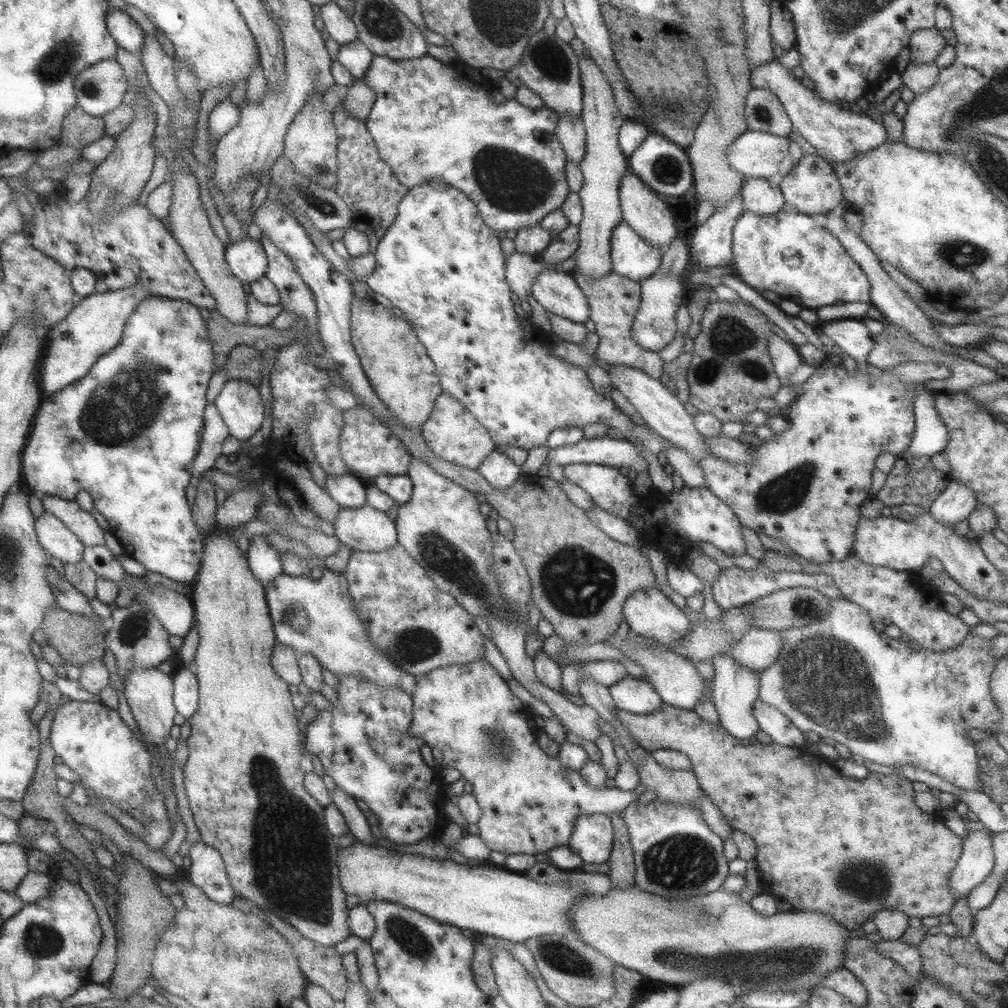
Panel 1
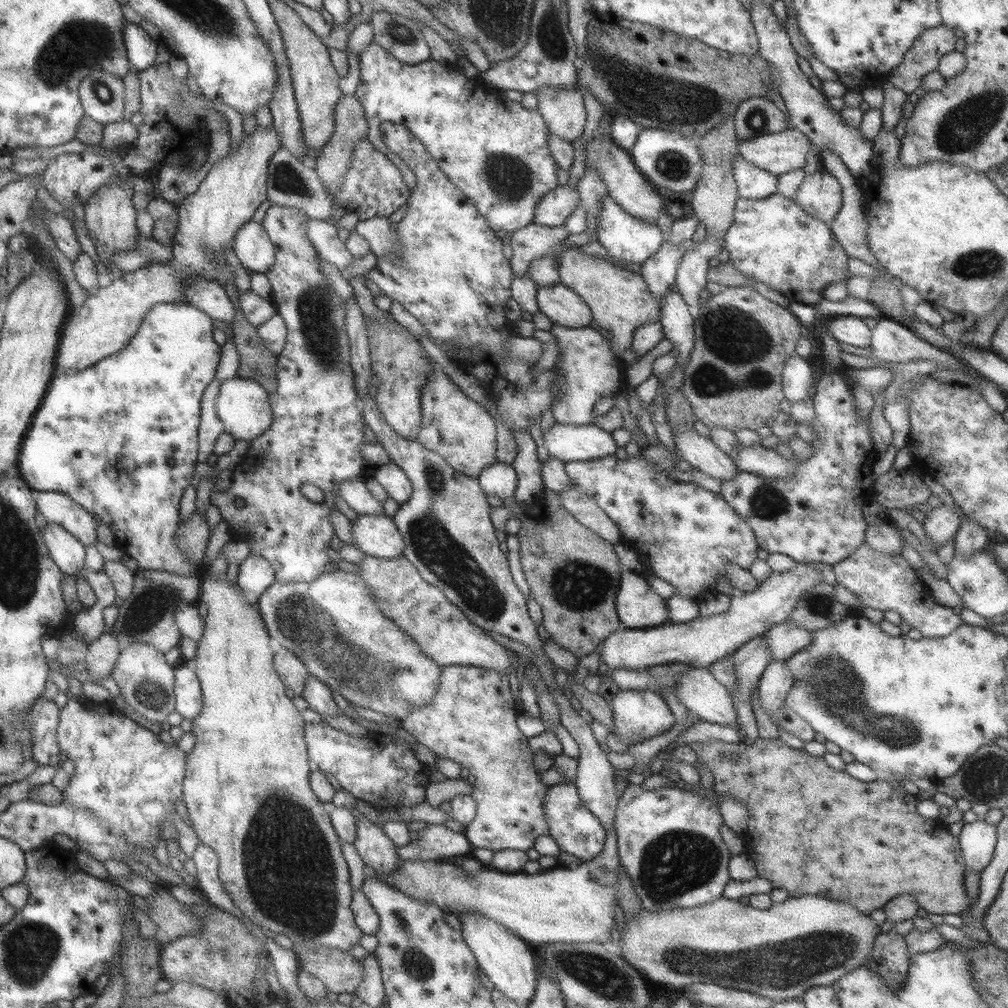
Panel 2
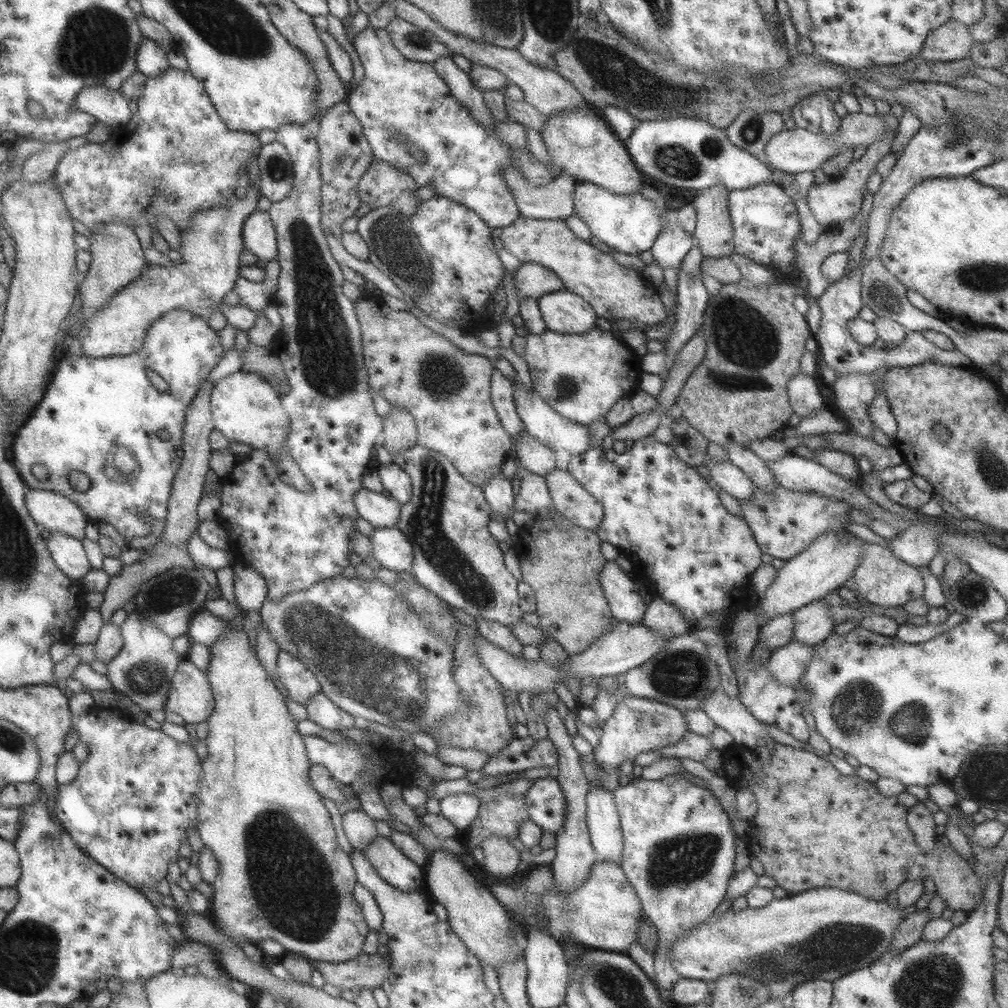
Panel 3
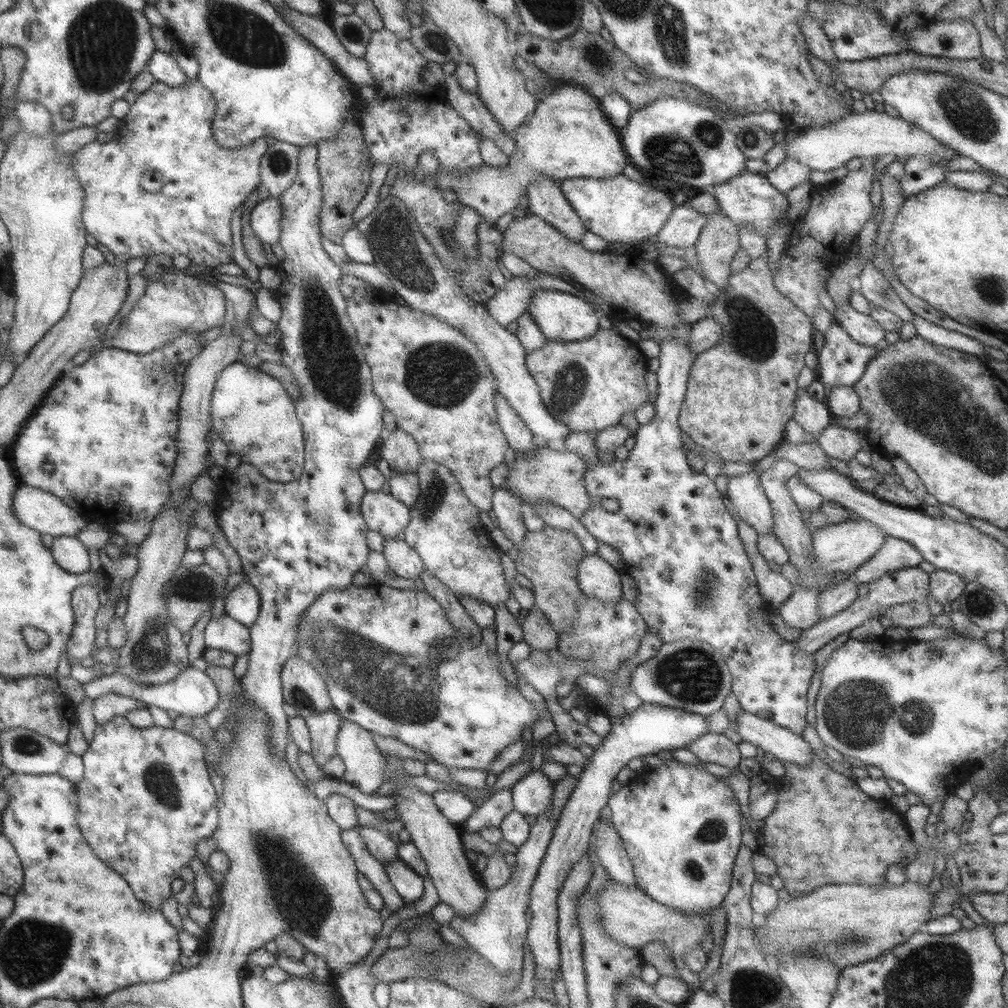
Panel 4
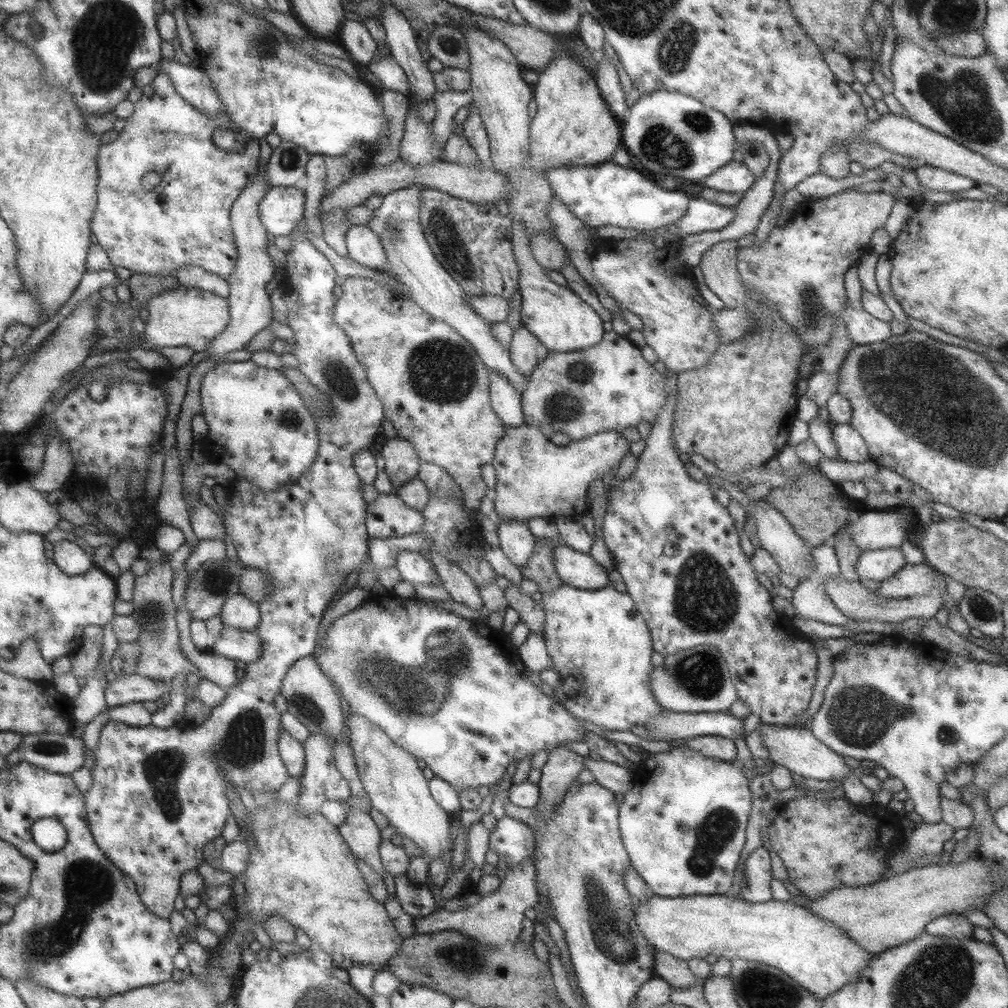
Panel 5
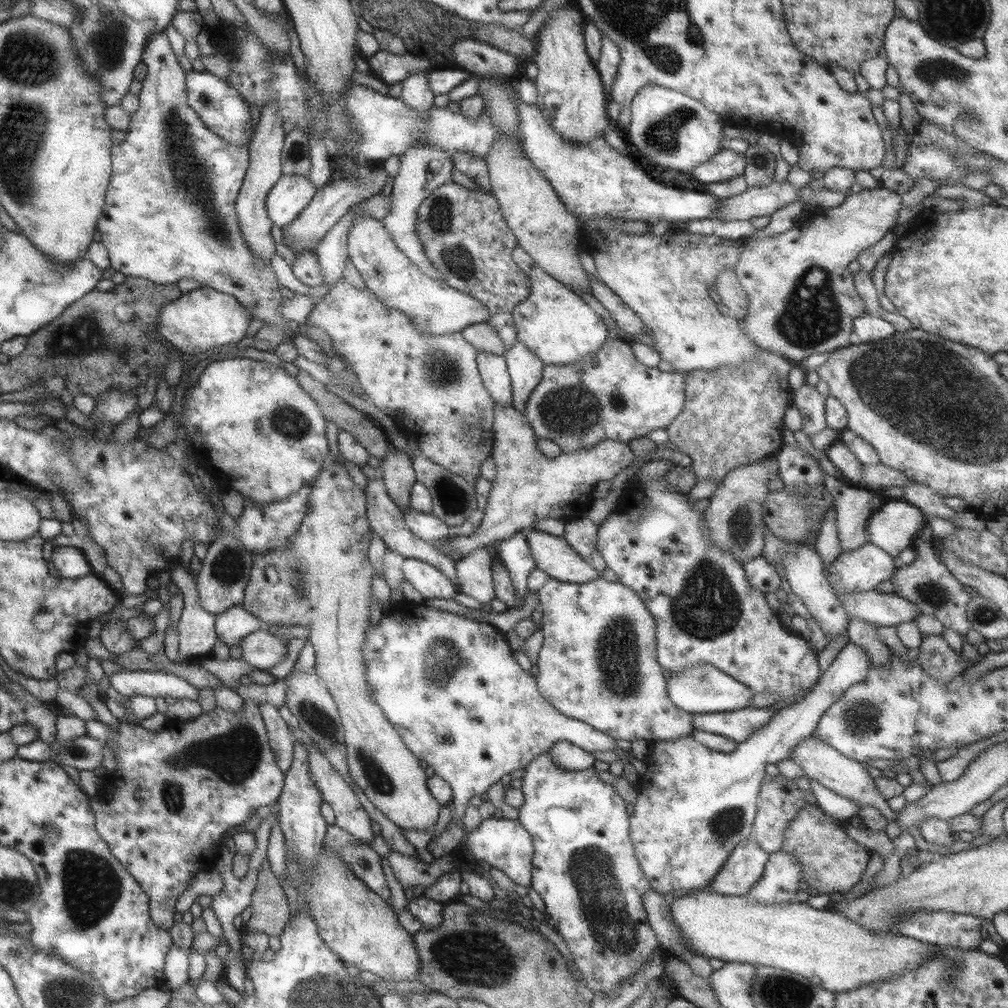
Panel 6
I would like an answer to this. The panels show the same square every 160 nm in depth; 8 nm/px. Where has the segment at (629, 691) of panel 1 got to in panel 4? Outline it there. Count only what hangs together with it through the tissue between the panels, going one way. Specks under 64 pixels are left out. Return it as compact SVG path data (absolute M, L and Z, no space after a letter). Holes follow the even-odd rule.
M644 702L632 714L622 718L613 718L611 731L603 737L602 744L590 757L591 763L584 769L572 790L558 824L555 827L546 855L530 889L530 910L533 912L529 921L527 944L534 956L536 966L535 986L540 983L552 986L561 968L561 953L558 926L558 895L562 891L564 881L570 875L574 865L582 859L586 850L590 849L592 832L598 818L607 810L608 799L612 796L612 785L616 775L632 758L645 758L660 750L675 750L689 746L703 734L708 732L707 716L685 711L680 708L648 704Z

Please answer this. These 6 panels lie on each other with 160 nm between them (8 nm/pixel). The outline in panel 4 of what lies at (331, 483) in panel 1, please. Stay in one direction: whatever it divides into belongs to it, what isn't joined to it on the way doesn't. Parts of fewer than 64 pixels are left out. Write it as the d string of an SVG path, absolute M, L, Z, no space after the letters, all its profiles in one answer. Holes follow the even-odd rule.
M382 491L364 494L361 513L369 530L375 530L385 538L402 537L403 530L411 521L411 508Z

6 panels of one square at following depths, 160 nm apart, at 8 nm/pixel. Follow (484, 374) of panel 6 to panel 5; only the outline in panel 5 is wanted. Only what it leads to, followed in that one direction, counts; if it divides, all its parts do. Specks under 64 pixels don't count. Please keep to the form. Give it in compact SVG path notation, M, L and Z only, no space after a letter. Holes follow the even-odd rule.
M489 370L490 399L494 413L506 427L517 427L525 423L521 392L510 384L510 380L496 370Z

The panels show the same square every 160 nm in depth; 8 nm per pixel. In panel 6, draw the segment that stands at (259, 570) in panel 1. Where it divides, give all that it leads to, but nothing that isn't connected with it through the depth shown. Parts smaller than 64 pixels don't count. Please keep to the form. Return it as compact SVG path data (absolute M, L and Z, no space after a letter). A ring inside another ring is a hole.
M237 604L216 616L215 631L217 639L230 647L240 644L245 636L260 629L262 625L262 620Z

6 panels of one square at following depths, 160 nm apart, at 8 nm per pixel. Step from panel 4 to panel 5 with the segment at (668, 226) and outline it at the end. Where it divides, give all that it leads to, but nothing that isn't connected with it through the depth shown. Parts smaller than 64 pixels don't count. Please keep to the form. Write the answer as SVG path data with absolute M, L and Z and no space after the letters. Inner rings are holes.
M698 196L690 201L686 214L676 223L681 230L680 240L702 231L722 230L733 222L737 205L722 206Z

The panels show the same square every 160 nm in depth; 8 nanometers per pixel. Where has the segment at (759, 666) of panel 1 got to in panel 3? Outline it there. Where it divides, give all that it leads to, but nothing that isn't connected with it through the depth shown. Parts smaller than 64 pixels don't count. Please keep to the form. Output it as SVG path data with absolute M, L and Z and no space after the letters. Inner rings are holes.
M818 599L796 611L792 641L800 641L809 645L822 643L835 627L828 608L829 604L824 599Z

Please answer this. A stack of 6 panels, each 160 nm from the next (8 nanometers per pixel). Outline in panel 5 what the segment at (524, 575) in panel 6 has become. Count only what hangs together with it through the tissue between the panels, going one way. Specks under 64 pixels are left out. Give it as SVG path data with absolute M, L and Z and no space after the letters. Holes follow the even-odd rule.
M505 520L497 522L499 546L510 562L519 569L528 564L535 549L535 536L526 520Z

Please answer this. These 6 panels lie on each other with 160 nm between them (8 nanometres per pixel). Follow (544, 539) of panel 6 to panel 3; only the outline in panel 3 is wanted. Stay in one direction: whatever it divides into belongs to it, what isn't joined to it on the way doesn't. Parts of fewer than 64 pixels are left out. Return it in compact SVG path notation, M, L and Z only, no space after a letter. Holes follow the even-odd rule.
M616 560L606 561L599 572L599 583L613 617L628 624L640 623L648 606L635 588L634 577L624 573Z

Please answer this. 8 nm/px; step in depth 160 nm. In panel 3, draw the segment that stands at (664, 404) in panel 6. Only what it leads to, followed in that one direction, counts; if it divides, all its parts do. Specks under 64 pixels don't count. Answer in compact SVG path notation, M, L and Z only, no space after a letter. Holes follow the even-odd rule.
M596 326L582 335L560 334L546 330L542 335L525 337L526 347L519 356L528 362L533 388L555 412L576 424L589 427L593 422L606 420L612 406L622 398L630 398L639 387L639 379L643 372L642 357L630 350L622 339L616 338L611 331L604 332Z

